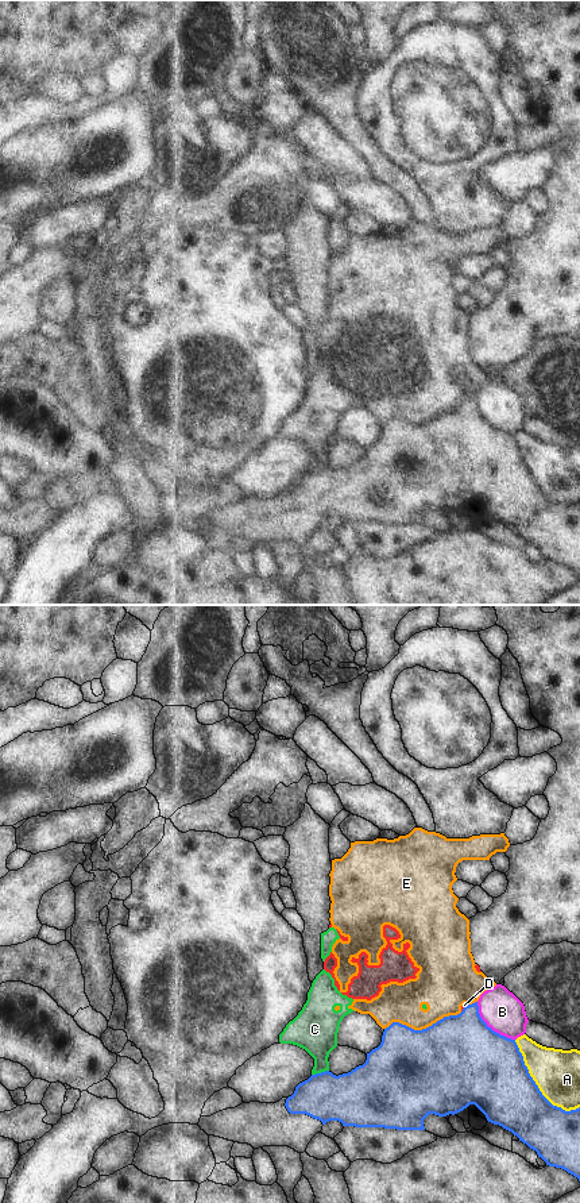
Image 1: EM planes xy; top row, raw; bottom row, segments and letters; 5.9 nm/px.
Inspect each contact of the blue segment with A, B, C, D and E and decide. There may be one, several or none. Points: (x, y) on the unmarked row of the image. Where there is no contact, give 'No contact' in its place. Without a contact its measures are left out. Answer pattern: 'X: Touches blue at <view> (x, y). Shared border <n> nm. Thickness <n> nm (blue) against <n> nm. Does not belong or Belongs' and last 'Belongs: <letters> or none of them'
A: Touches blue at xy (536, 479). Shared border 550 nm. Thickness 400 nm (blue) against 280 nm. Does not belong
B: Touches blue at xy (490, 423). Shared border 320 nm. Thickness 500 nm (blue) against 240 nm. Does not belong
C: Touches blue at xy (320, 469). Shared border 110 nm. Thickness 320 nm (blue) against 260 nm. Does not belong
D: Touches blue at xy (464, 403). Shared border 60 nm. Thickness 420 nm (blue) against 20 nm. Does not belong
E: Touches blue at xy (422, 424). Shared border 480 nm. Thickness 500 nm (blue) against 260 nm. Does not belong
Belongs: none of them

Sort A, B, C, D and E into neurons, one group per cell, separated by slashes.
A / B / C D E

